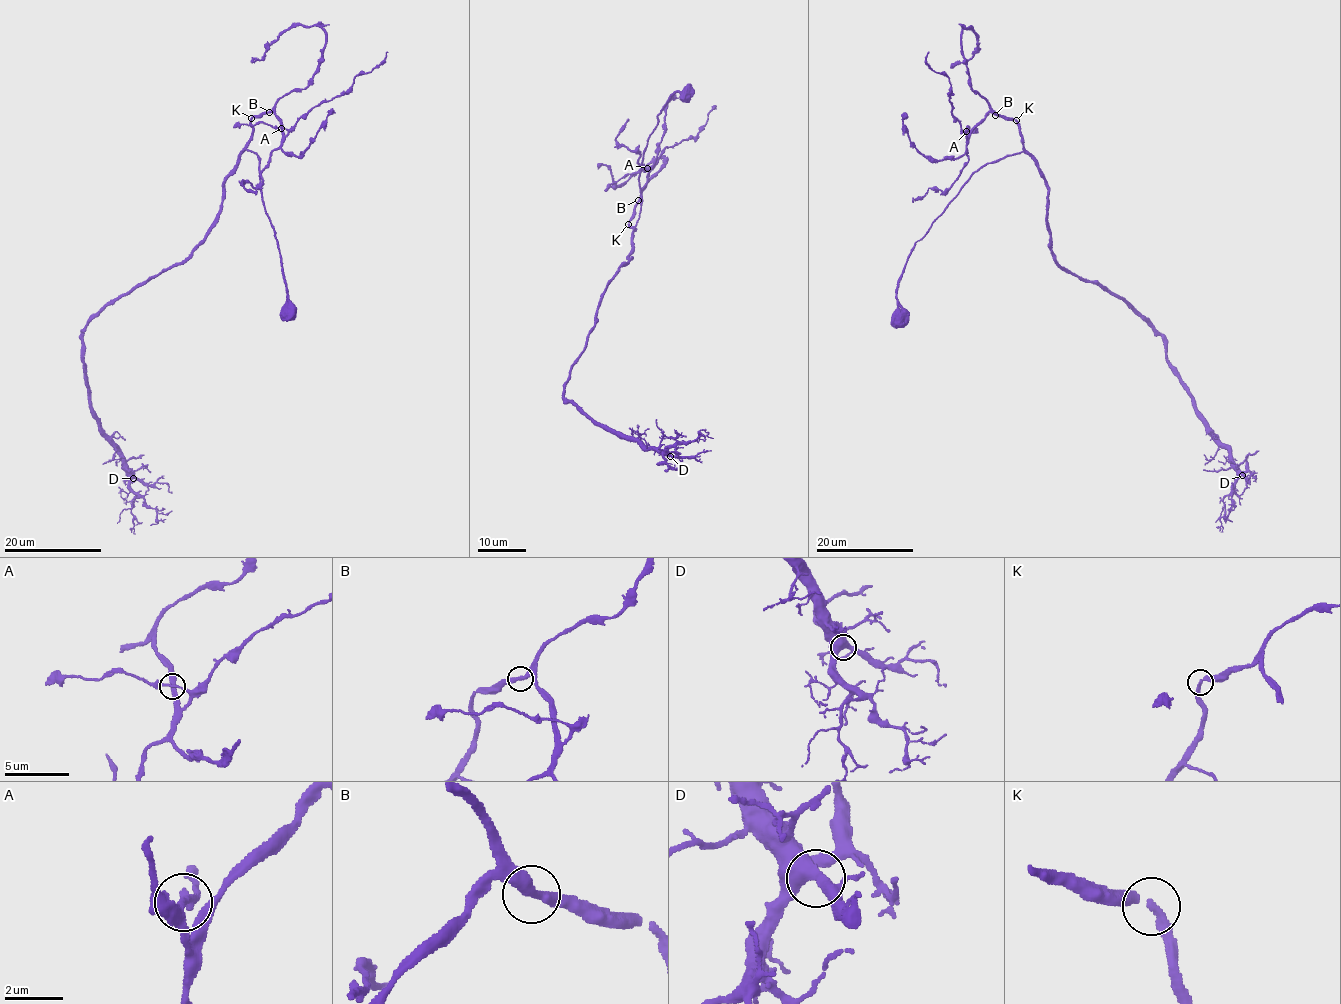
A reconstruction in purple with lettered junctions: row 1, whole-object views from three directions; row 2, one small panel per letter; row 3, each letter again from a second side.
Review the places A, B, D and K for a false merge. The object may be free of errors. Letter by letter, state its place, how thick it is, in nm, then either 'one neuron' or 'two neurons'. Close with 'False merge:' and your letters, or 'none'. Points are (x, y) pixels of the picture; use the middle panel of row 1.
A: place (647, 168); calibre 170 nm; one neuron
B: place (638, 200); calibre 280 nm; one neuron
D: place (670, 456); calibre 480 nm; one neuron
K: place (628, 224); calibre 220 nm; one neuron
False merge: none

